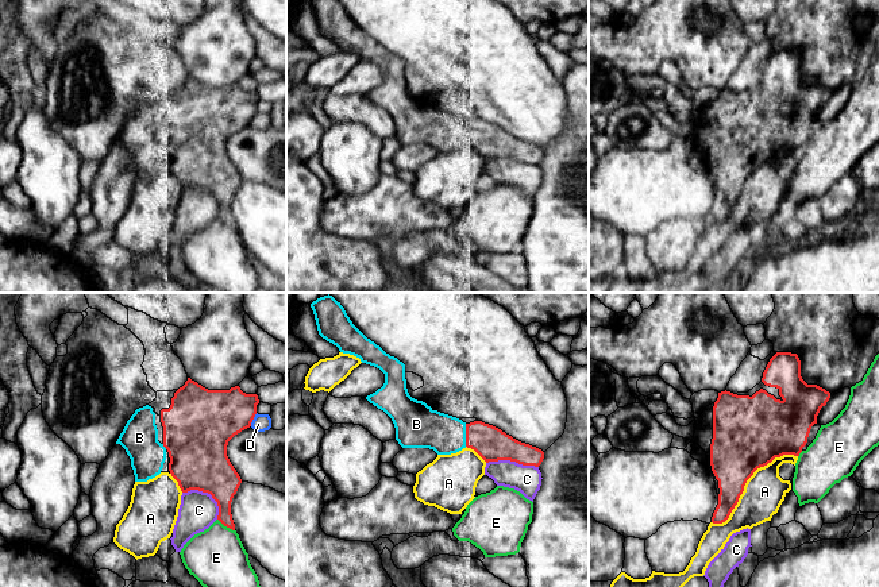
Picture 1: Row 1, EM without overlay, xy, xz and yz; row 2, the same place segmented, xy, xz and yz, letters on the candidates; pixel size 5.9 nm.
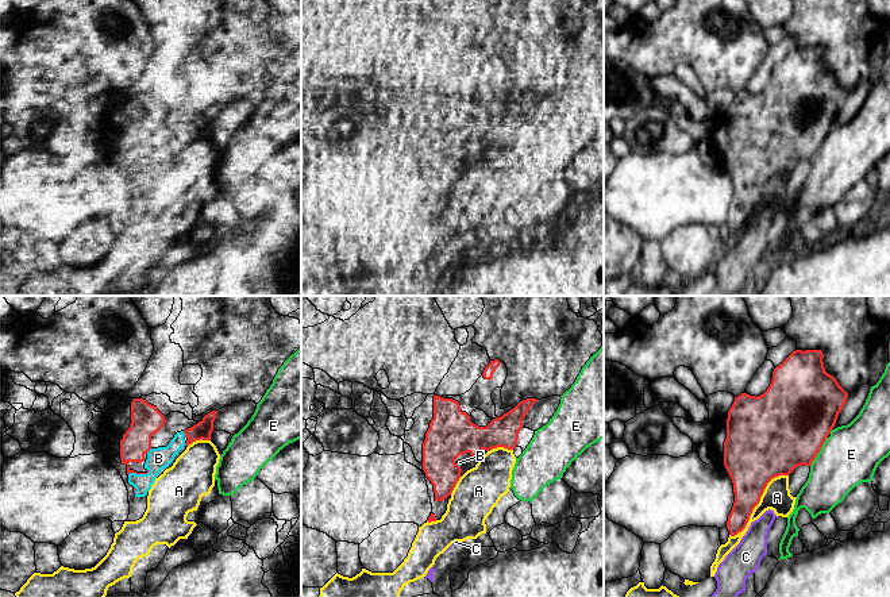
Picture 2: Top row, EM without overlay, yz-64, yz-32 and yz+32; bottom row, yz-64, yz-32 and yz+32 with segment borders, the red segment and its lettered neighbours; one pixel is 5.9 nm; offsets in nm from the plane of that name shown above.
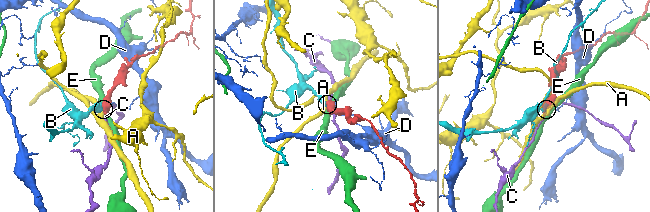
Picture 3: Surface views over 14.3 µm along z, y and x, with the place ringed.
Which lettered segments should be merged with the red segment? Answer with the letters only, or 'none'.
B

